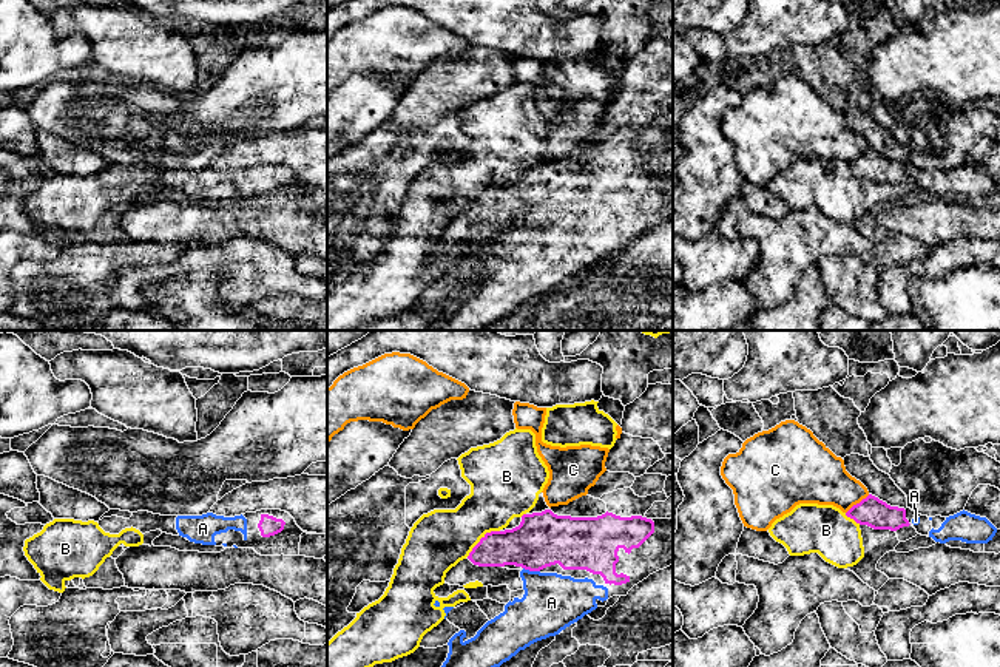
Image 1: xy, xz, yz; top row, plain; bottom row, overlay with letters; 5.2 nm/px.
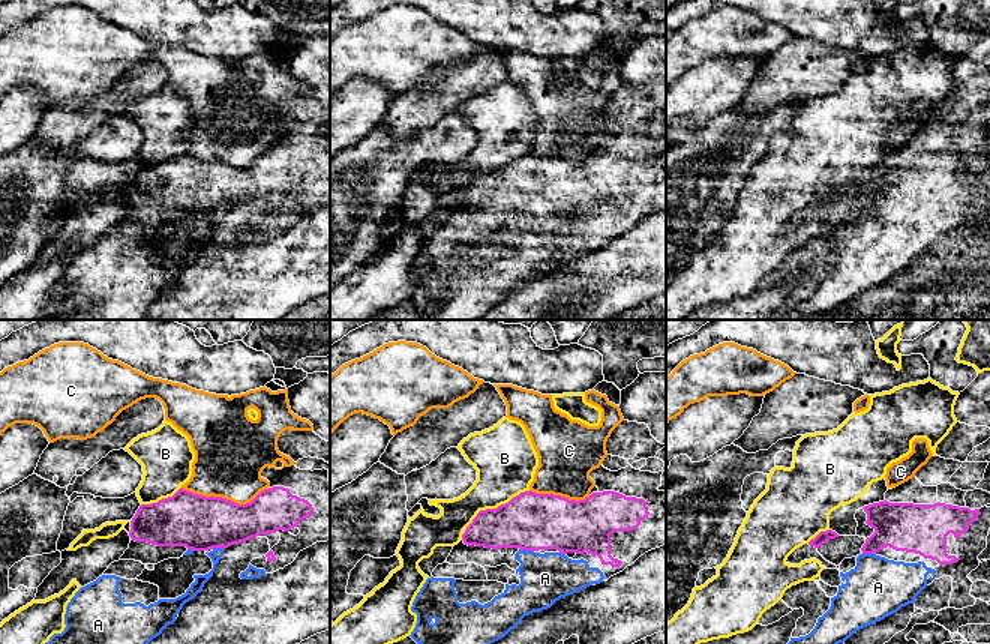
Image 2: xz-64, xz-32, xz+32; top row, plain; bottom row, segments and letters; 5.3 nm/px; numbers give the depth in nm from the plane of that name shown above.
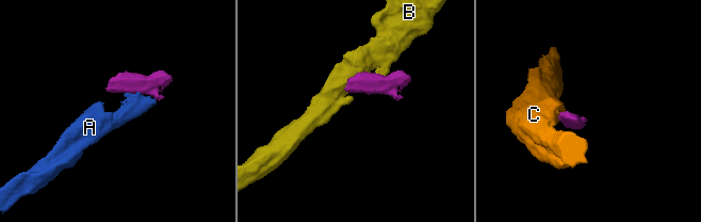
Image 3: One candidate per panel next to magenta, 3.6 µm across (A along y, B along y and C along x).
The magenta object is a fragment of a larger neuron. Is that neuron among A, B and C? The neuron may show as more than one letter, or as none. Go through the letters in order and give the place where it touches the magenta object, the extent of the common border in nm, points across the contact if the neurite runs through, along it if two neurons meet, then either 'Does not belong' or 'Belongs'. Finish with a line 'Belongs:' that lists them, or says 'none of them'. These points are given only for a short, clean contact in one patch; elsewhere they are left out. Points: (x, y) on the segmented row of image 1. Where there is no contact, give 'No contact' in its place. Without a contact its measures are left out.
A: Touches magenta at xz (531, 570). Shared border 90 nm. Belongs
B: Touches magenta at xz (480, 539). Shared border 220 nm. Does not belong
C: Touches magenta at yz (857, 504). Shared border 160 nm. Does not belong
Belongs: A

